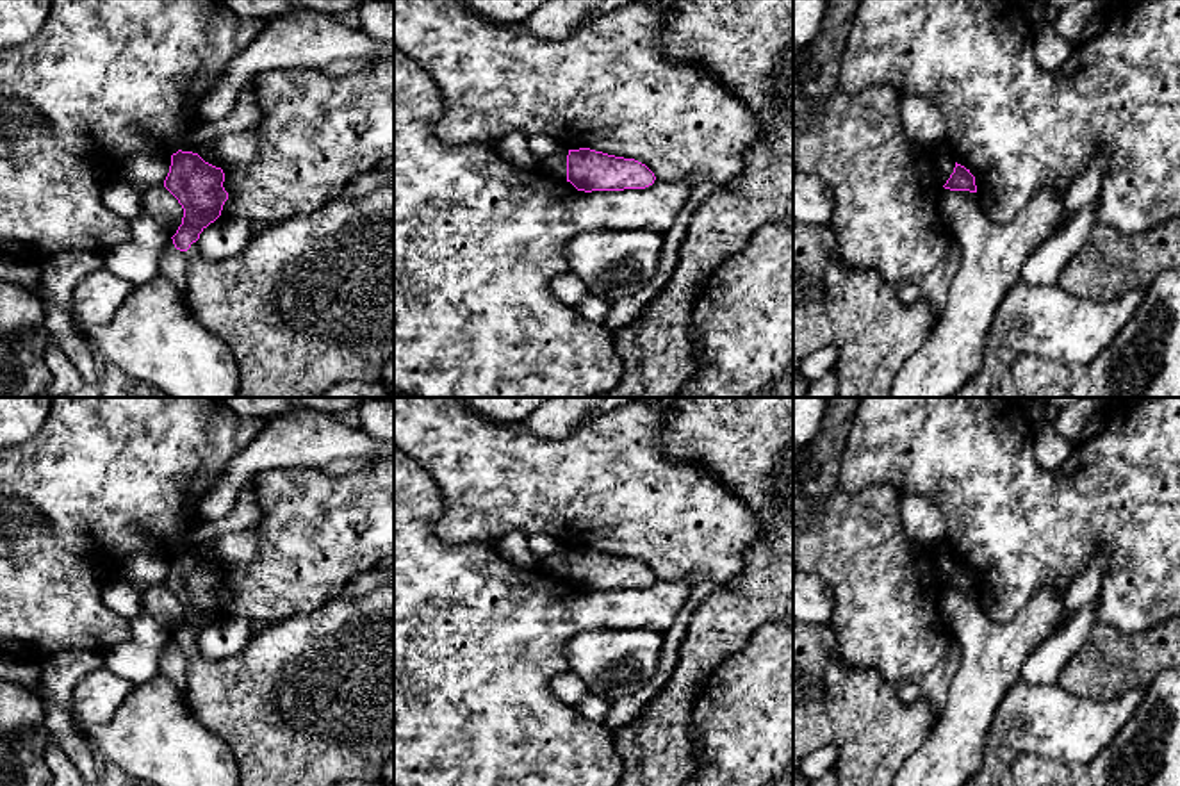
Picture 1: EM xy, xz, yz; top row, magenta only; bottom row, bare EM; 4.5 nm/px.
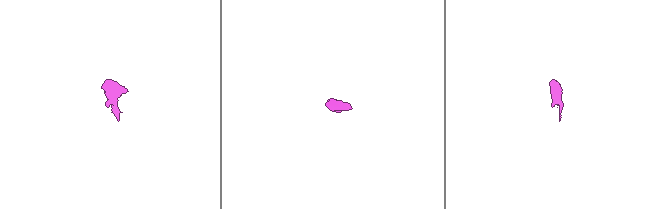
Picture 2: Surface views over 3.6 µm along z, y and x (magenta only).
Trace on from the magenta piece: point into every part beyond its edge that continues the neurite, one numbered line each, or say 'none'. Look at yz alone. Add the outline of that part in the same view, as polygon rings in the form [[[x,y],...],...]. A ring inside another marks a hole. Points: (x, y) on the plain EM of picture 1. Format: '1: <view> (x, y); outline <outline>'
none

